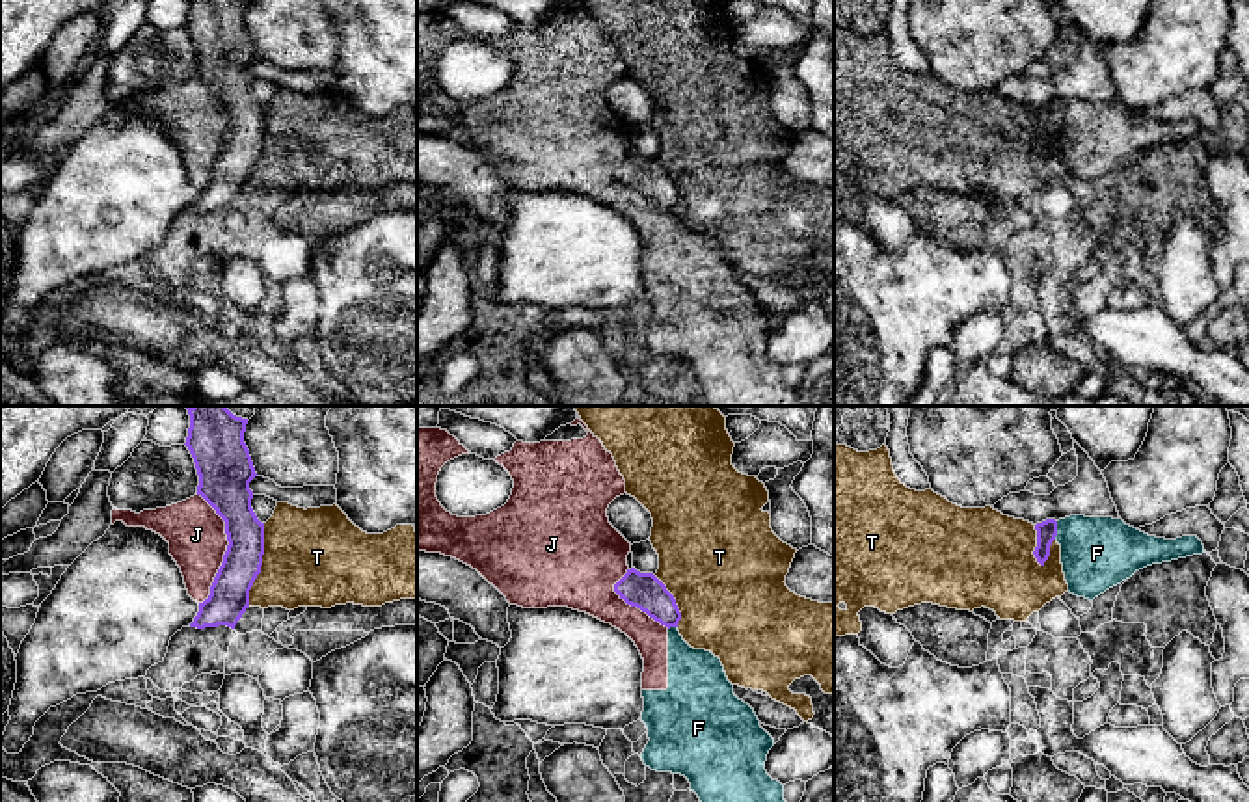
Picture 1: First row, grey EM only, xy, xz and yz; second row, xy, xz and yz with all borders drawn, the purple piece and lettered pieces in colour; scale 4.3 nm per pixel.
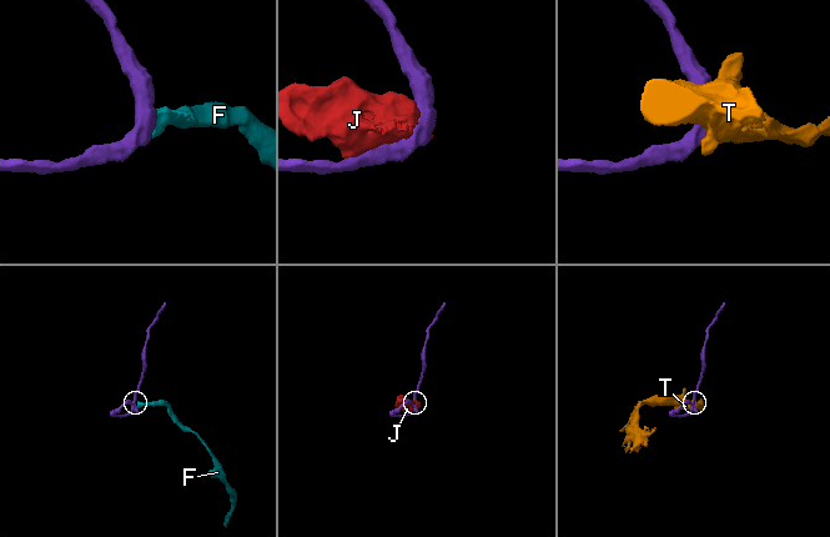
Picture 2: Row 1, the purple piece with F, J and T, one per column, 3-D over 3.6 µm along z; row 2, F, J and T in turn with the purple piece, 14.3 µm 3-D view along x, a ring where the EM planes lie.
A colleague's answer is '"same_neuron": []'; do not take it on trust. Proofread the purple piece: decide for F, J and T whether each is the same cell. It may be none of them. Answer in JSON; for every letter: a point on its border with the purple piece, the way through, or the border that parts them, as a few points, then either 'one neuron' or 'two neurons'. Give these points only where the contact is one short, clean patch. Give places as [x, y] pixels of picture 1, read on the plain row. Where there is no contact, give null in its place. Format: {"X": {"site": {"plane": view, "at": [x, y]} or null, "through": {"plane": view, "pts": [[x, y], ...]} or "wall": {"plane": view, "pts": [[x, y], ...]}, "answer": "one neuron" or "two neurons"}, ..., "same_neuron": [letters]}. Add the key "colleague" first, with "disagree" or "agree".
{"colleague": "agree", "F": {"site": {"plane": "yz", "at": [1056, 114]}, "answer": "two neurons"}, "J": {"site": {"plane": "xy", "at": [228, 133]}, "answer": "two neurons"}, "T": {"site": {"plane": "xy", "at": [261, 147]}, "wall": {"plane": "xy", "pts": [[265, 106], [263, 147], [250, 173], [248, 188]]}, "answer": "two neurons"}, "same_neuron": []}

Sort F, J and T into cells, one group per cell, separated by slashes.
F J / T

